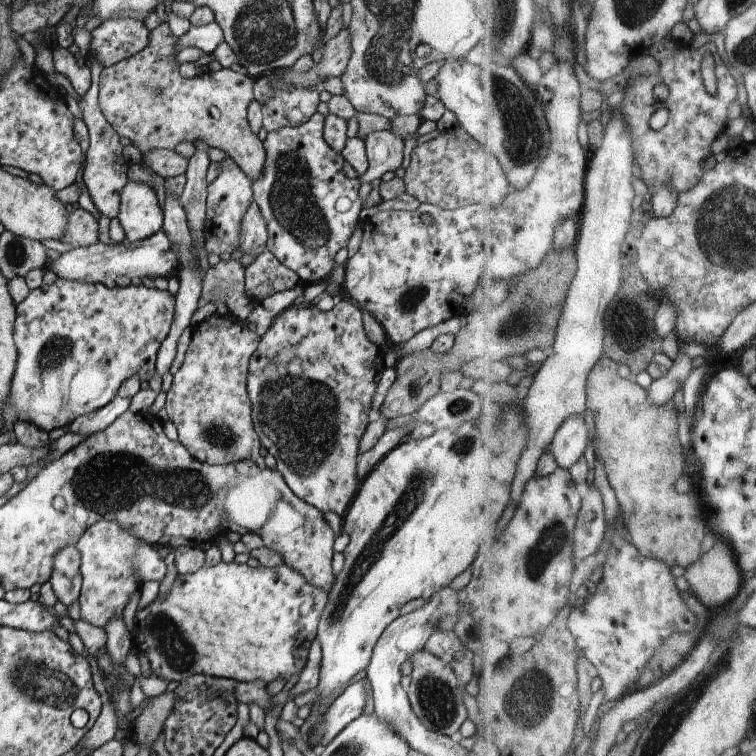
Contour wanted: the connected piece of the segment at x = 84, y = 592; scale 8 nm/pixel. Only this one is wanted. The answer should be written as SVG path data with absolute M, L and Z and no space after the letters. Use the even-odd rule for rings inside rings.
M114 520L97 521L84 532L84 535L75 545L81 557L79 570L83 579L78 601L79 619L97 627L106 627L111 619L123 617L124 609L132 594L139 591L143 583L142 578L136 575L133 570L133 557L144 544L146 543L136 538L130 529Z

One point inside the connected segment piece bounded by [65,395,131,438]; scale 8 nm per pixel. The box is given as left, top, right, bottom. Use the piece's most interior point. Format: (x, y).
(97, 421)

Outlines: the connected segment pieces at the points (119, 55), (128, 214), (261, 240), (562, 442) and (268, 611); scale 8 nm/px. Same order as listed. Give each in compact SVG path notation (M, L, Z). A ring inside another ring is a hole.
M129 17L102 21L91 33L88 56L94 57L104 67L110 67L148 46L151 31L144 21Z
M126 182L121 191L118 220L126 241L148 239L163 229L163 211L157 192L142 182Z
M253 201L241 223L241 244L235 255L254 253L256 258L266 250L267 241L268 232L264 216L258 204Z
M584 415L572 416L556 436L552 452L559 465L572 469L584 461L584 454L590 446L590 432Z
M220 562L218 566L211 568L203 567L197 572L178 575L168 596L164 600L158 597L143 610L136 614L134 632L130 632L133 643L138 648L138 656L140 652L146 652L151 668L156 676L170 681L182 681L190 674L208 675L210 677L219 677L231 679L234 682L250 683L253 681L263 681L271 683L279 678L285 678L288 681L296 672L300 672L305 668L312 642L317 638L317 629L320 623L321 615L326 607L328 592L323 589L314 587L309 584L300 572L293 570L285 563L275 568L265 568L259 565L257 568L250 568L248 564L236 564Z

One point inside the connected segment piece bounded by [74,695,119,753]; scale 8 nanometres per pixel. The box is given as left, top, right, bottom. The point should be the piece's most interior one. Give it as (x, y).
(107, 724)

